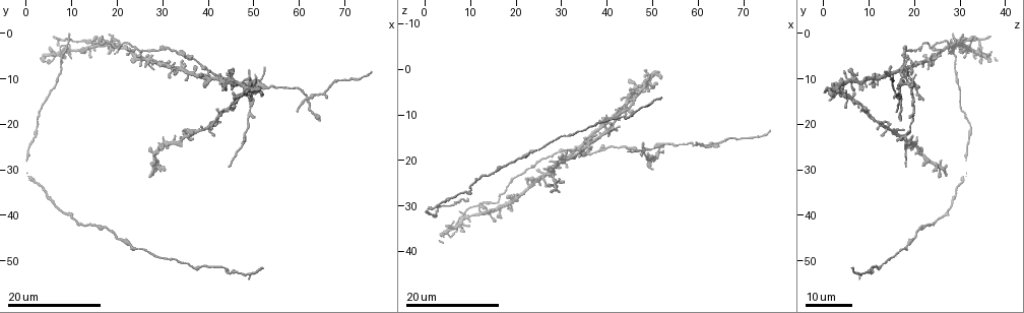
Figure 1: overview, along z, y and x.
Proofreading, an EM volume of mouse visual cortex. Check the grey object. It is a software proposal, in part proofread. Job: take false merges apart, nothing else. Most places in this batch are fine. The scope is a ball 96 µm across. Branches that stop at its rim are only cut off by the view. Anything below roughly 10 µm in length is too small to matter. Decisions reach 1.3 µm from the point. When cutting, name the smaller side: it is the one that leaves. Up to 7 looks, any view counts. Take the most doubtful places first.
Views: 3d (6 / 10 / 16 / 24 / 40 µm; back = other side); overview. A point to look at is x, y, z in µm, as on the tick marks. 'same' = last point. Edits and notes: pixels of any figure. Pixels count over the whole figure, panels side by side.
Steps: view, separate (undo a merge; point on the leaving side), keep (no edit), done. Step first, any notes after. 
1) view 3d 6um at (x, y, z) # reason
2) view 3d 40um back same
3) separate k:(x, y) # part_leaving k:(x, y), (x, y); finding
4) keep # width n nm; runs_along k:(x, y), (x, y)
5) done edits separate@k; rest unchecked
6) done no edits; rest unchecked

view 3d 24um at (51.5, 11.5, 17.0)

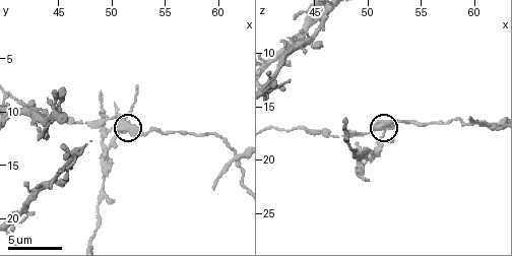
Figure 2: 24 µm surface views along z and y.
view 3d 6um same # closer look

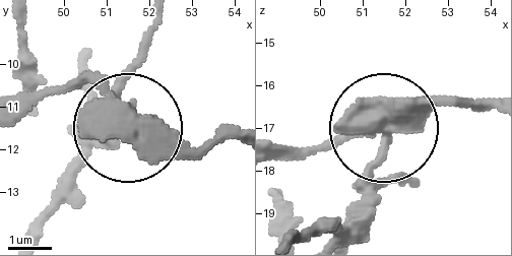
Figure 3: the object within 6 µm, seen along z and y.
separate 3:(363, 175) # width 410 nm; two cells meet here

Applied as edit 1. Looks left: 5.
view overview # redraw

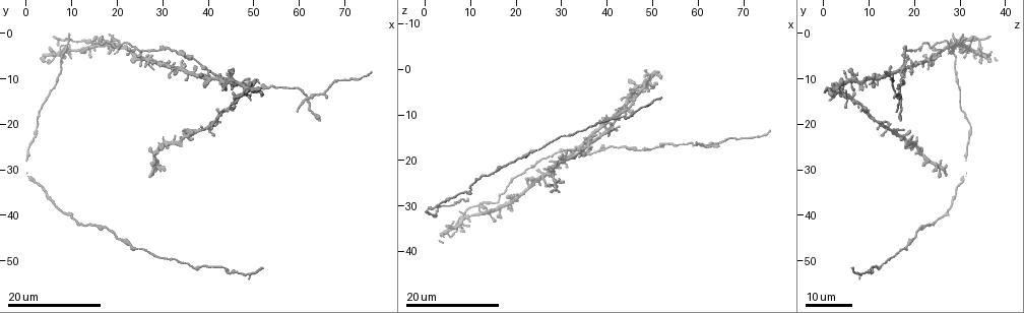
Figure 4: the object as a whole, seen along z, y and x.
view 3d 24um at (39.5, 8.0, 18.0)

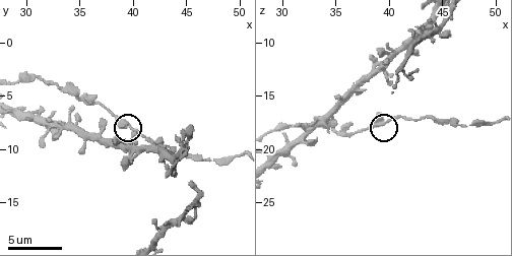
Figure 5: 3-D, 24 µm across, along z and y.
view 3d 6um at (39.4, 7.8, 17.4)

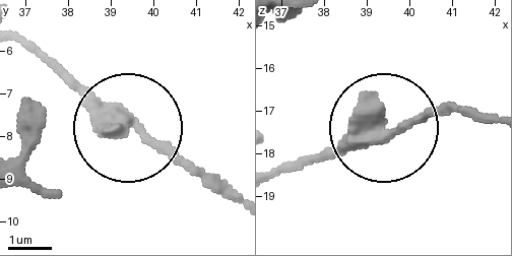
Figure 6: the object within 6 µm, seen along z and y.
view 3d 6um back at (39.50, 7.65, 17.55)

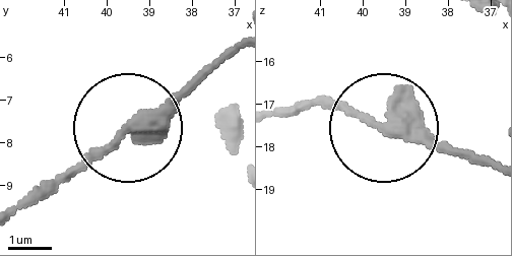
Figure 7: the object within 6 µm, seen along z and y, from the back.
keep # arms 3; all the same cell

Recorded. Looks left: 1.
done edits separate@3; rest unchecked

